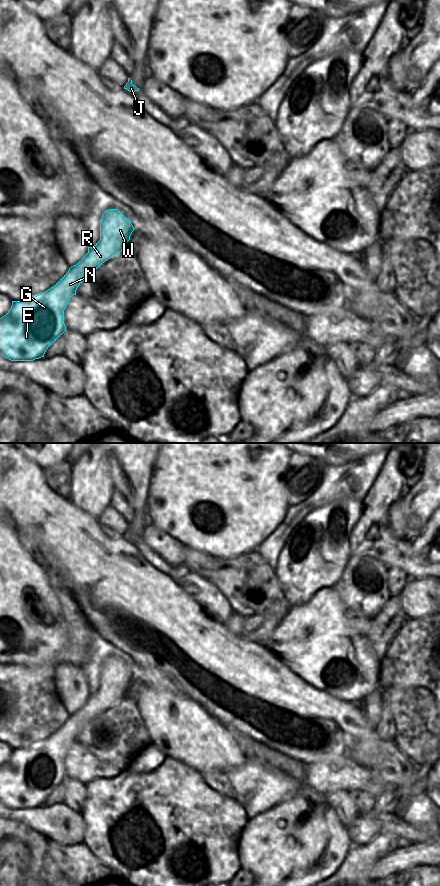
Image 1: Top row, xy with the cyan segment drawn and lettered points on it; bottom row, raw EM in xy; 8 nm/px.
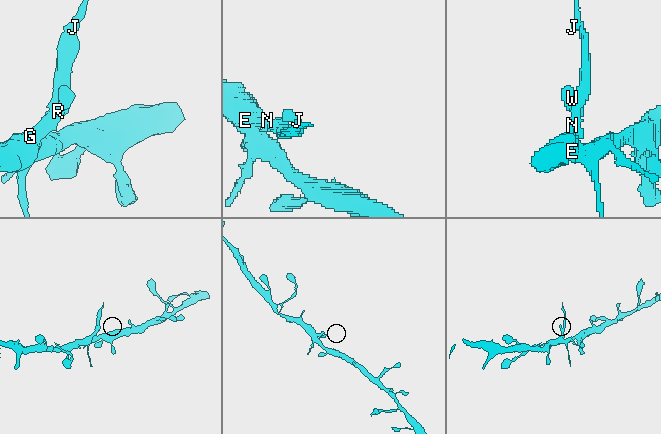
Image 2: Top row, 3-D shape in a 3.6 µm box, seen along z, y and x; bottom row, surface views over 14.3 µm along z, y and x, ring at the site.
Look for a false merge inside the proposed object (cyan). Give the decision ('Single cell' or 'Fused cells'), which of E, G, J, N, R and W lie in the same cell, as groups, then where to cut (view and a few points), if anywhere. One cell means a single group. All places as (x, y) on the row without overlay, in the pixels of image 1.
Fused cells. Groups: E G N R W / J. Split along xy (92, 695), (87, 702)

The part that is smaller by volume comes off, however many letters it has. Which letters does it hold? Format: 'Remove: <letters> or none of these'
Remove: J

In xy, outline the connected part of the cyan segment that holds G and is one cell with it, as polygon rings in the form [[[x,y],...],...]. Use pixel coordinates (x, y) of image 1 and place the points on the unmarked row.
[[[109,657],[100,668],[100,688],[81,709],[50,737],[27,748],[12,749],[10,758],[0,766],[0,803],[11,809],[33,809],[44,805],[46,798],[66,779],[64,758],[84,726],[105,709],[126,697],[134,675],[117,657]]]

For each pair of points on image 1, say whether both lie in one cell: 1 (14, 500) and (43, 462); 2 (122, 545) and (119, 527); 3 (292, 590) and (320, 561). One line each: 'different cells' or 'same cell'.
1: different cells
2: different cells
3: same cell

